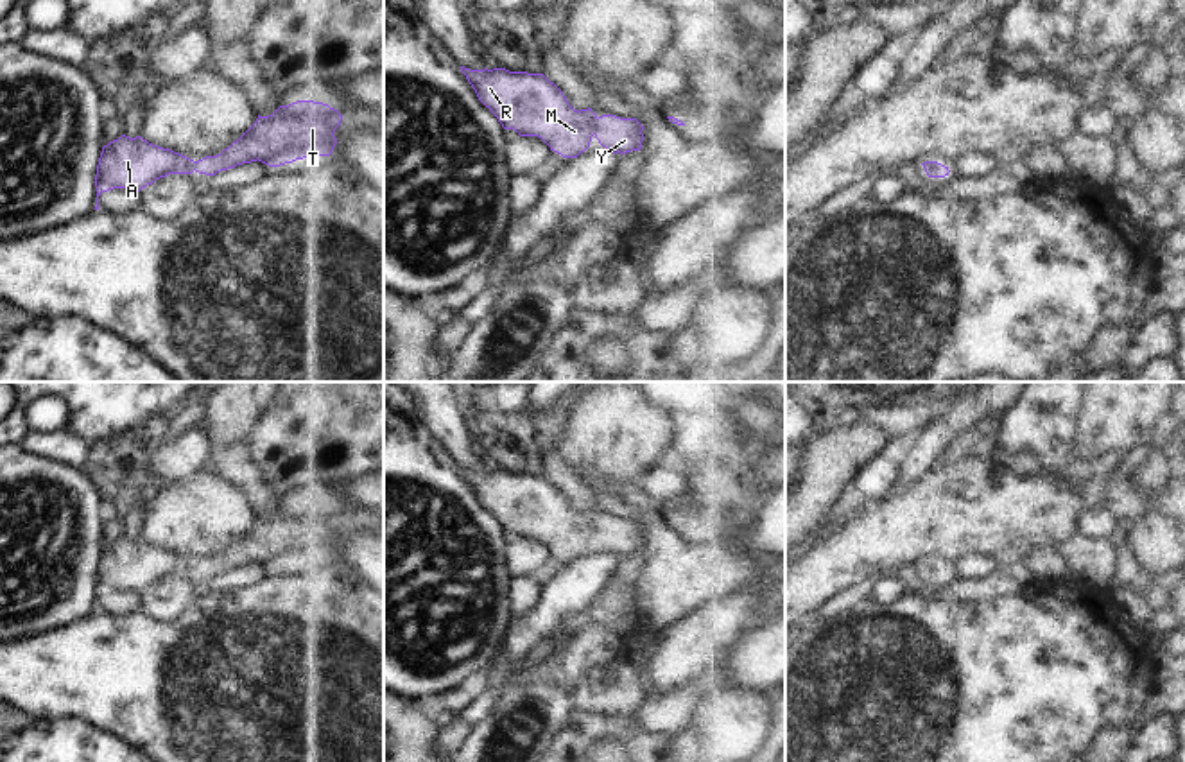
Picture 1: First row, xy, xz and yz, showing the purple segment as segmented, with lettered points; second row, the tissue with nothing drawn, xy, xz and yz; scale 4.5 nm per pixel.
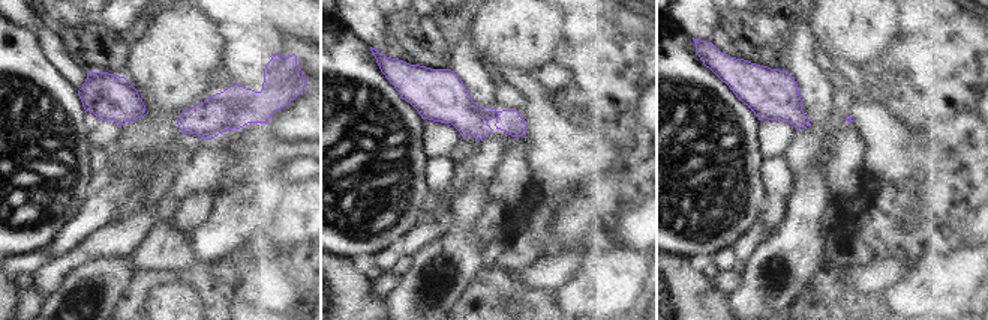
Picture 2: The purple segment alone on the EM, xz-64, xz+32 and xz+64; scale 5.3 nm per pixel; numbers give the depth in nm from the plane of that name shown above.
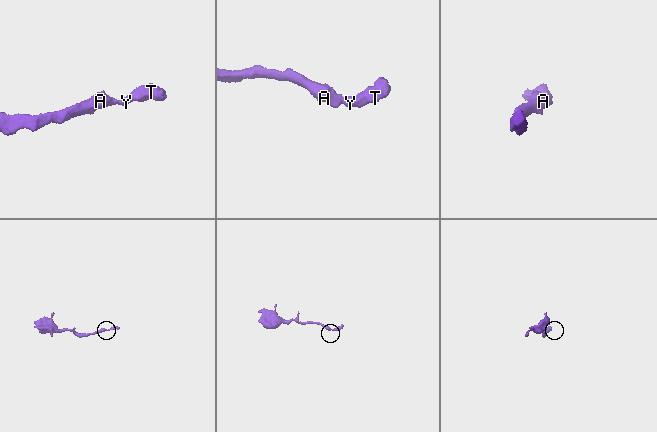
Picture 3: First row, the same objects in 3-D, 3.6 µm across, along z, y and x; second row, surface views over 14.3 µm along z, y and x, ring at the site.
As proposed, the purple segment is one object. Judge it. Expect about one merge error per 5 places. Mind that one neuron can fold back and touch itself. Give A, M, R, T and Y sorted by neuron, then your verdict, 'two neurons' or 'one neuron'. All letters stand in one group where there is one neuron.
groups A M R T Y; one neuron

